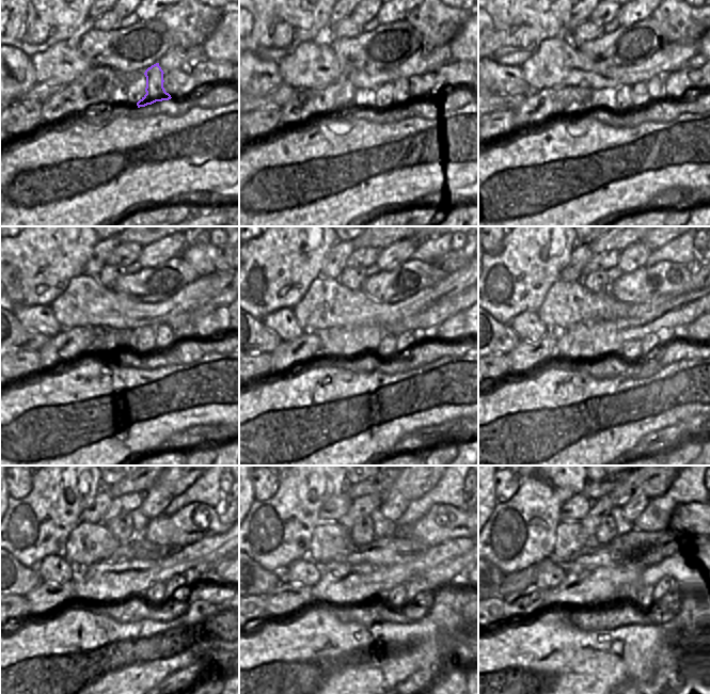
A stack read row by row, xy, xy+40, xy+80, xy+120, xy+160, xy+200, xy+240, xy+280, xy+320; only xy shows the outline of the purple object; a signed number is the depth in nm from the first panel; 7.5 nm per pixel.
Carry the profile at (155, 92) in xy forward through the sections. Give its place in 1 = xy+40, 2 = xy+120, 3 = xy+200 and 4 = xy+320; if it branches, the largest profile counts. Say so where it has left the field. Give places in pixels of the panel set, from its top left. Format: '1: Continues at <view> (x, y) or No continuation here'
1: Continues at xy+40 (393, 94)
2: Continues at xy+120 (150, 341)
3: Continues at xy+200 (632, 351)
4: Continues at xy+320 (647, 597).

